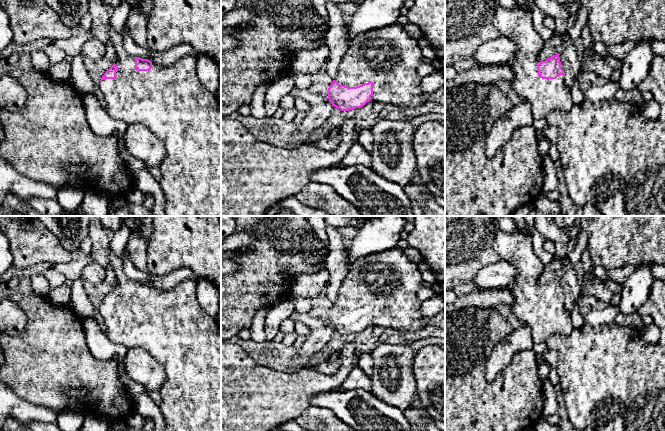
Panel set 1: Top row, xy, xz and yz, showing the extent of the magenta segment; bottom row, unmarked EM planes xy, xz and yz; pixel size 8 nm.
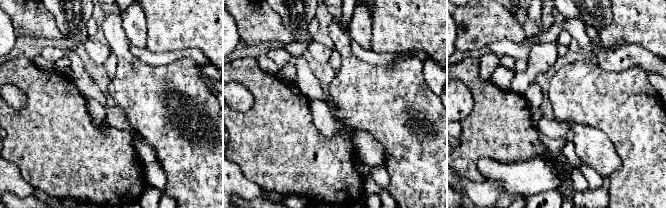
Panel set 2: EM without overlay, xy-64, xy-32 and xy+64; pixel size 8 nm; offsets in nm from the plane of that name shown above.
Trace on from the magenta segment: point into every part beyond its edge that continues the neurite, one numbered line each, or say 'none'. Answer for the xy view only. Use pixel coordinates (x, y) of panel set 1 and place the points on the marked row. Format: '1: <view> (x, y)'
1: xy (171, 101)

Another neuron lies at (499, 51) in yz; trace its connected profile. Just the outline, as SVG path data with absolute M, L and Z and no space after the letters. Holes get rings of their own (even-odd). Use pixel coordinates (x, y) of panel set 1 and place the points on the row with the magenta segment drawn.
M499 37L479 46L473 57L480 65L502 65L512 60L517 53L517 45L507 37Z

